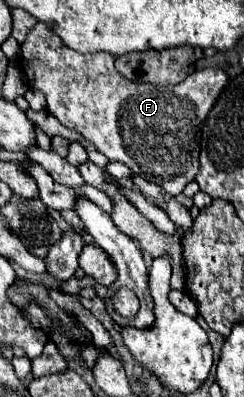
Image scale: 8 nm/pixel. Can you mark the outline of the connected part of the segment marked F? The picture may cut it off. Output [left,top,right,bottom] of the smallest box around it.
[20,23,228,197]

